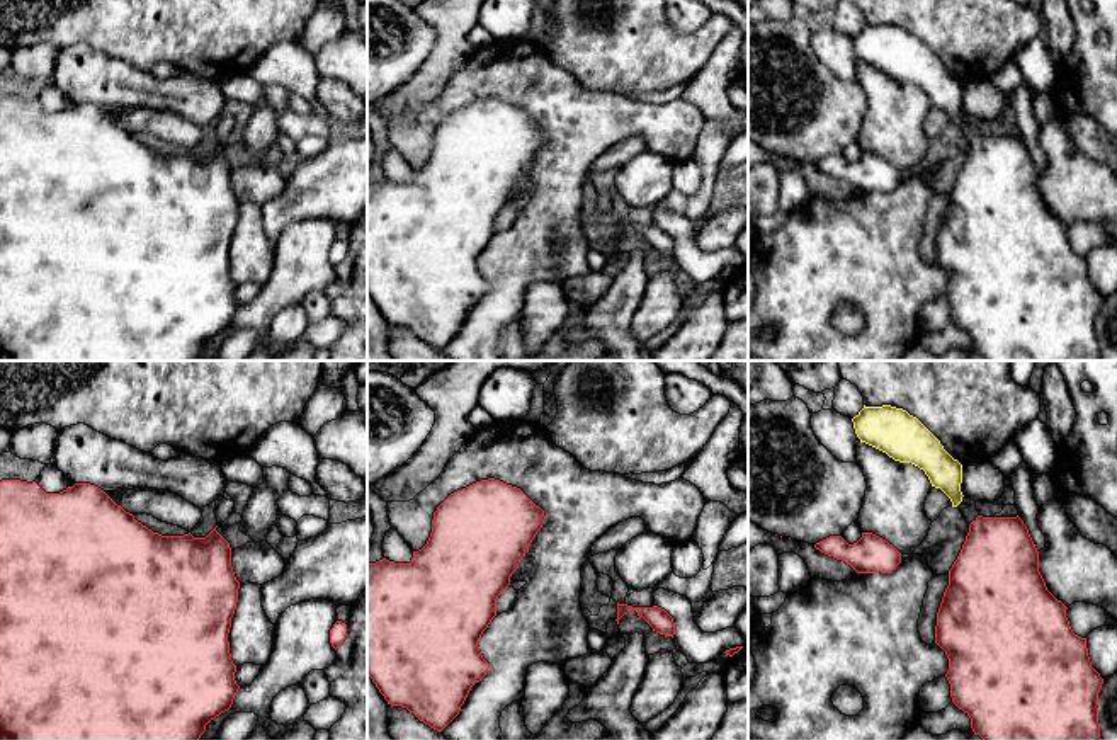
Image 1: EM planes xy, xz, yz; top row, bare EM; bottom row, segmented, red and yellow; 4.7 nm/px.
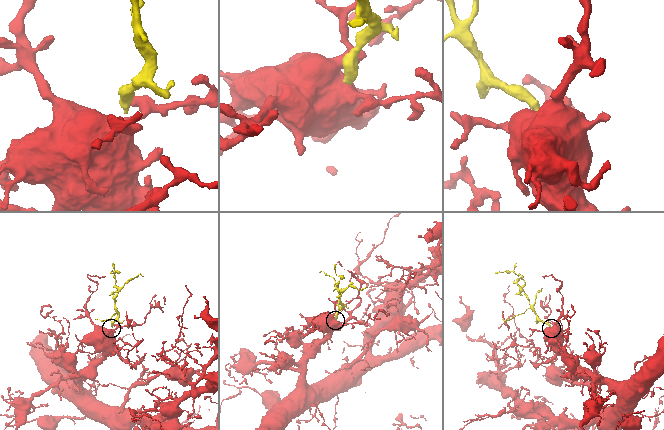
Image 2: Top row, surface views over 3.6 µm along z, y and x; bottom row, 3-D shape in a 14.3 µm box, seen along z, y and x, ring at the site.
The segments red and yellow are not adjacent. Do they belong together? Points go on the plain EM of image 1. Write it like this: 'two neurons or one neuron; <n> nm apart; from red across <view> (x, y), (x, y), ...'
one neuron; 110 nm apart; from red across yz (976, 136), (961, 119)

